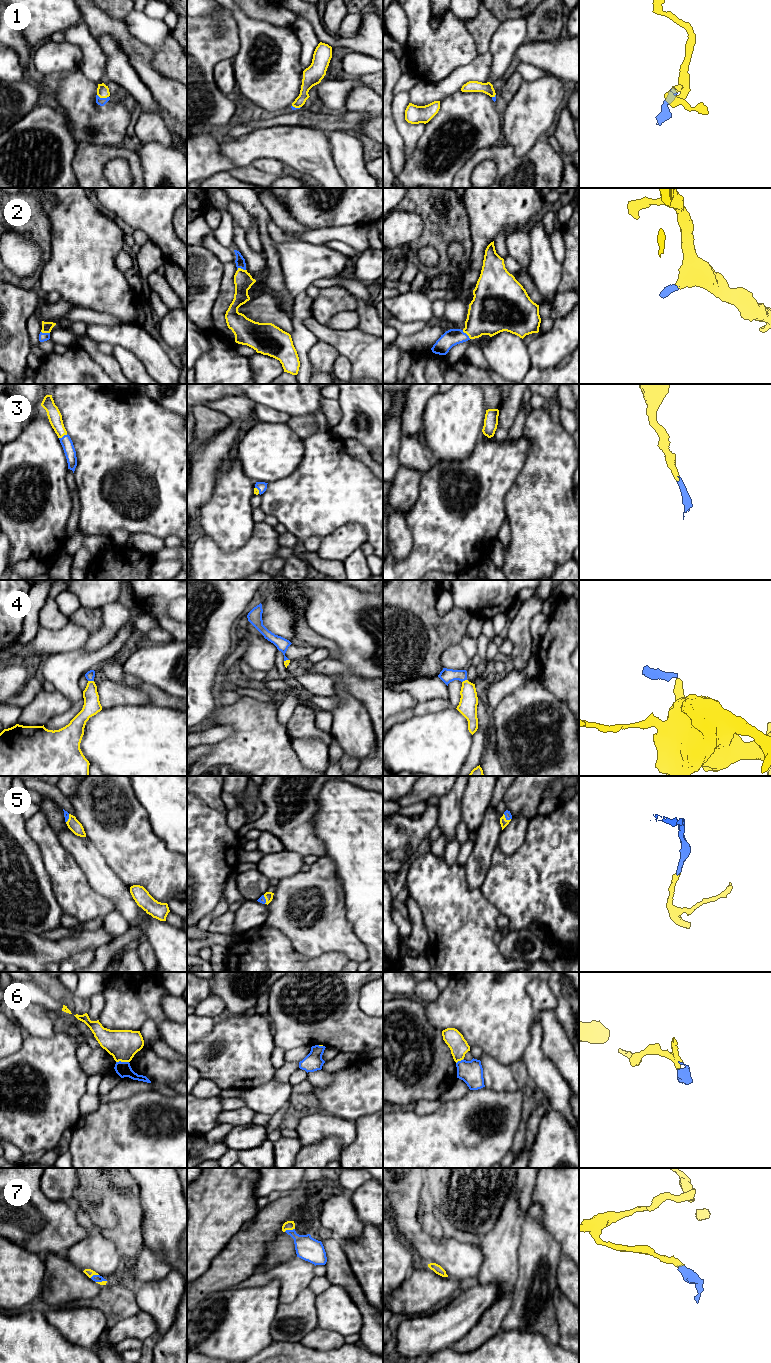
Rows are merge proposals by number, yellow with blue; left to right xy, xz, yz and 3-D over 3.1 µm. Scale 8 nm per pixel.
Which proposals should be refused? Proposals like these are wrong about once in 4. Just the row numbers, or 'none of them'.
6

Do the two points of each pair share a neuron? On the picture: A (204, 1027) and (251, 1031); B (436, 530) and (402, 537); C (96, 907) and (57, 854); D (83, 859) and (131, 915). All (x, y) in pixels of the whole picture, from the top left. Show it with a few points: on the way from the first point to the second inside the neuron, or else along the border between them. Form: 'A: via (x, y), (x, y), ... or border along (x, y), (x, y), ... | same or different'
A: border along (214, 1023), (211, 1030), (197, 1042) | different
B: border along (405, 516), (412, 537), (412, 549), (407, 558) | different
C: via (83, 894), (66, 877), (61, 867) | same
D: via (97, 873), (123, 901) | same

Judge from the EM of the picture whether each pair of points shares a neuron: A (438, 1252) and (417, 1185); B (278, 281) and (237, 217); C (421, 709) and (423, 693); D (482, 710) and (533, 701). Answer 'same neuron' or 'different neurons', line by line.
A: same neuron
B: different neurons
C: different neurons
D: different neurons

